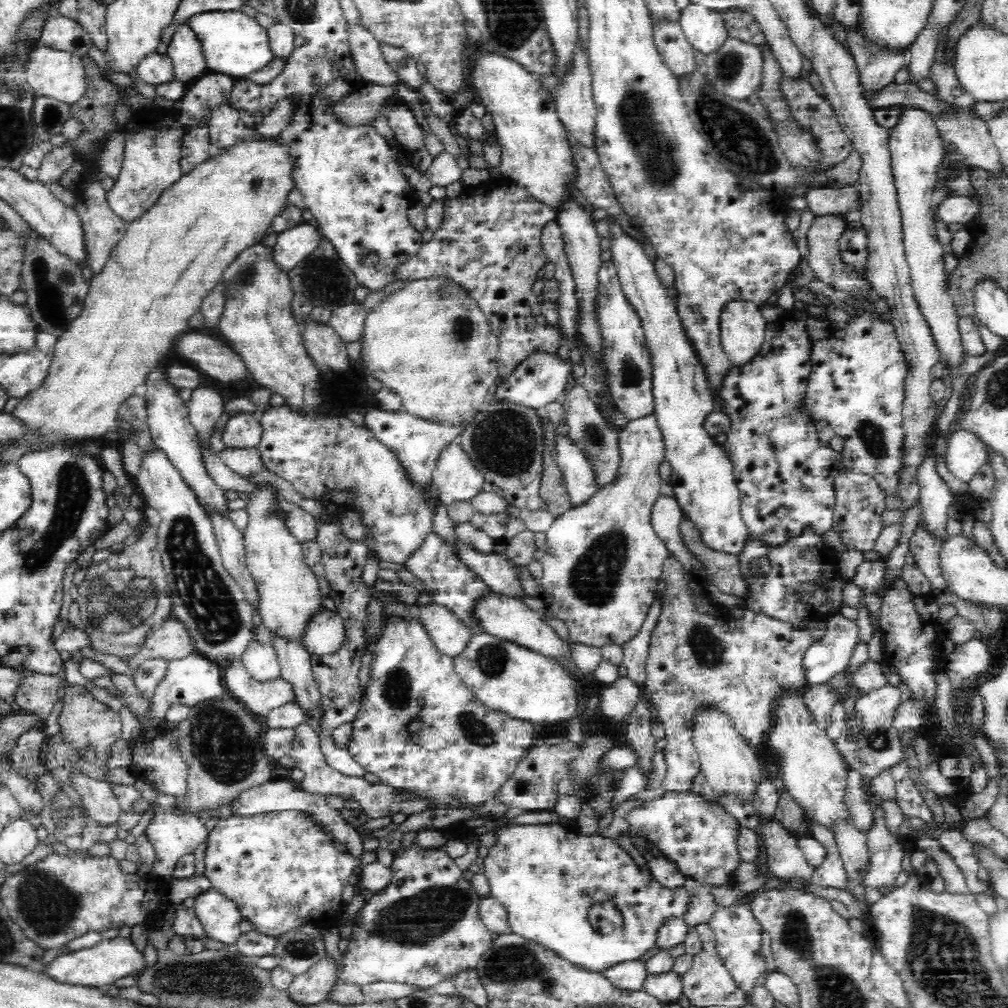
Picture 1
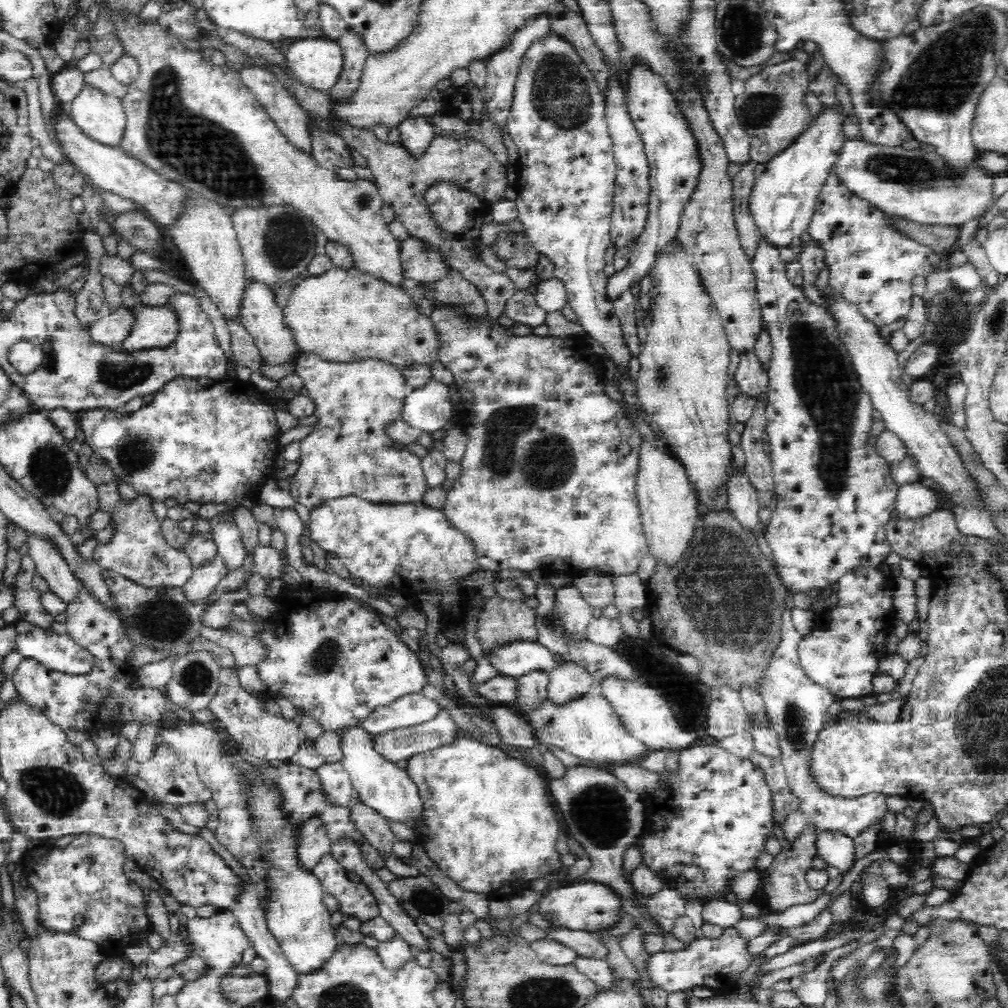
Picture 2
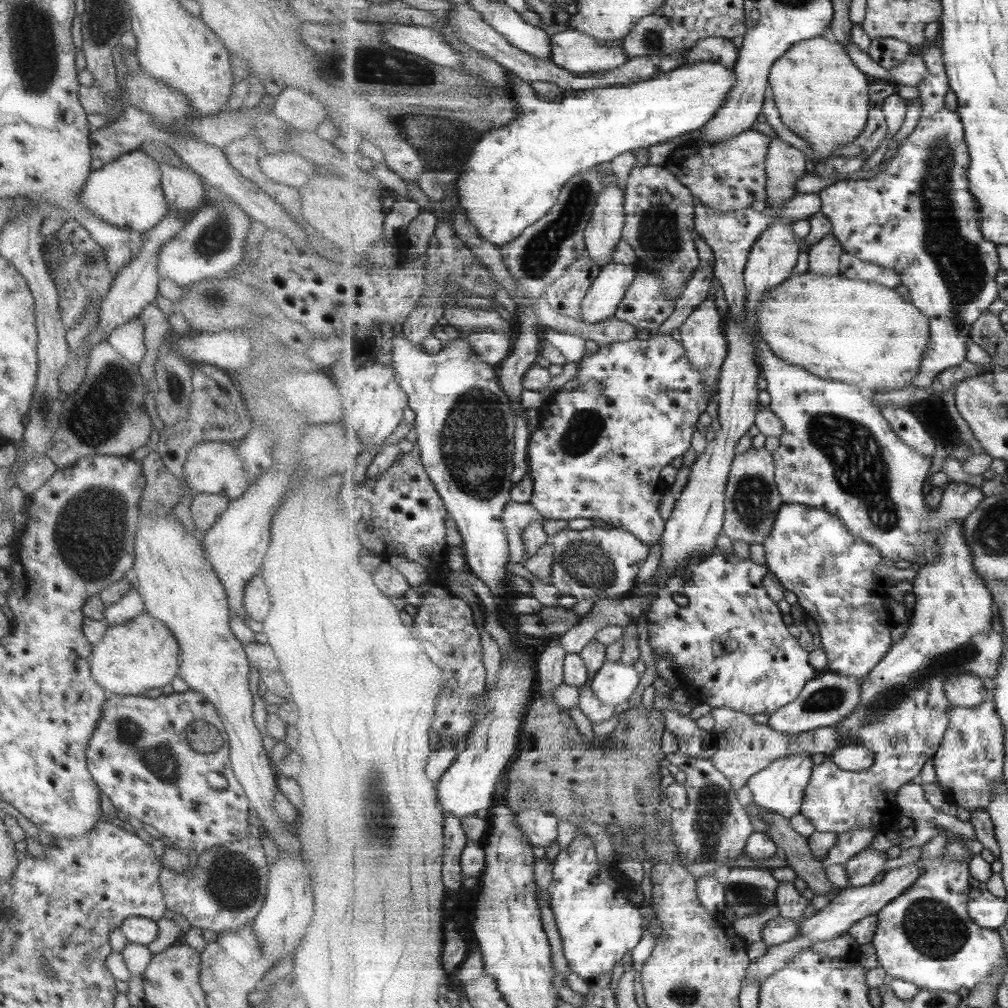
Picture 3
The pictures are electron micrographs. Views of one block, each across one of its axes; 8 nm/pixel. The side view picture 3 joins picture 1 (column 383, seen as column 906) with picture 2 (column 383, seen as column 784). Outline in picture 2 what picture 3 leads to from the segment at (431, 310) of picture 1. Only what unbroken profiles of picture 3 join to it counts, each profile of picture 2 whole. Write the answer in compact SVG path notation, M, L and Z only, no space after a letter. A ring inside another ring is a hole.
M332 266L330 270L319 275L309 275L300 284L296 284L284 307L283 321L299 352L316 354L328 362L378 358L402 368L412 363L428 363L433 366L438 360L435 328L421 304L408 291L385 284L353 266Z

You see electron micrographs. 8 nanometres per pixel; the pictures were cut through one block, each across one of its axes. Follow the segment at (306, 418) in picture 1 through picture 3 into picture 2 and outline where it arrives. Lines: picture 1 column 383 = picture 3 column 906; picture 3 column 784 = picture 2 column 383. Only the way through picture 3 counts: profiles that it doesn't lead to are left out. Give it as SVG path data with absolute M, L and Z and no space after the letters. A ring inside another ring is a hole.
M301 351L294 366L294 372L300 375L304 387L308 390L308 397L314 402L314 415L318 422L312 434L300 441L300 466L298 472L289 480L293 499L309 509L324 499L342 495L358 495L373 503L420 503L429 489L420 459L405 448L396 447L394 441L384 435L384 426L400 418L402 402L409 390L400 368L378 358L328 362L316 354Z

